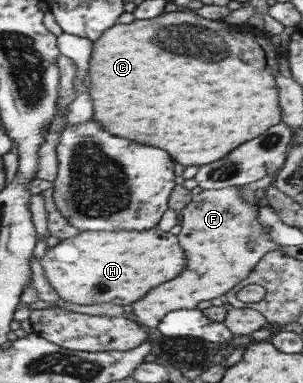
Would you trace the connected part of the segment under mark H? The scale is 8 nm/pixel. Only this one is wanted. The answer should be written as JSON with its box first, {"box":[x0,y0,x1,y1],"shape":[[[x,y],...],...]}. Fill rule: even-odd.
{"box":[39,227,187,306],"shape":[[[158,227],[143,231],[85,231],[77,237],[60,240],[55,246],[46,248],[45,255],[39,262],[47,282],[51,284],[60,299],[79,305],[125,306],[141,300],[149,290],[177,278],[187,268],[187,253],[183,250],[179,234],[171,234]]]}

